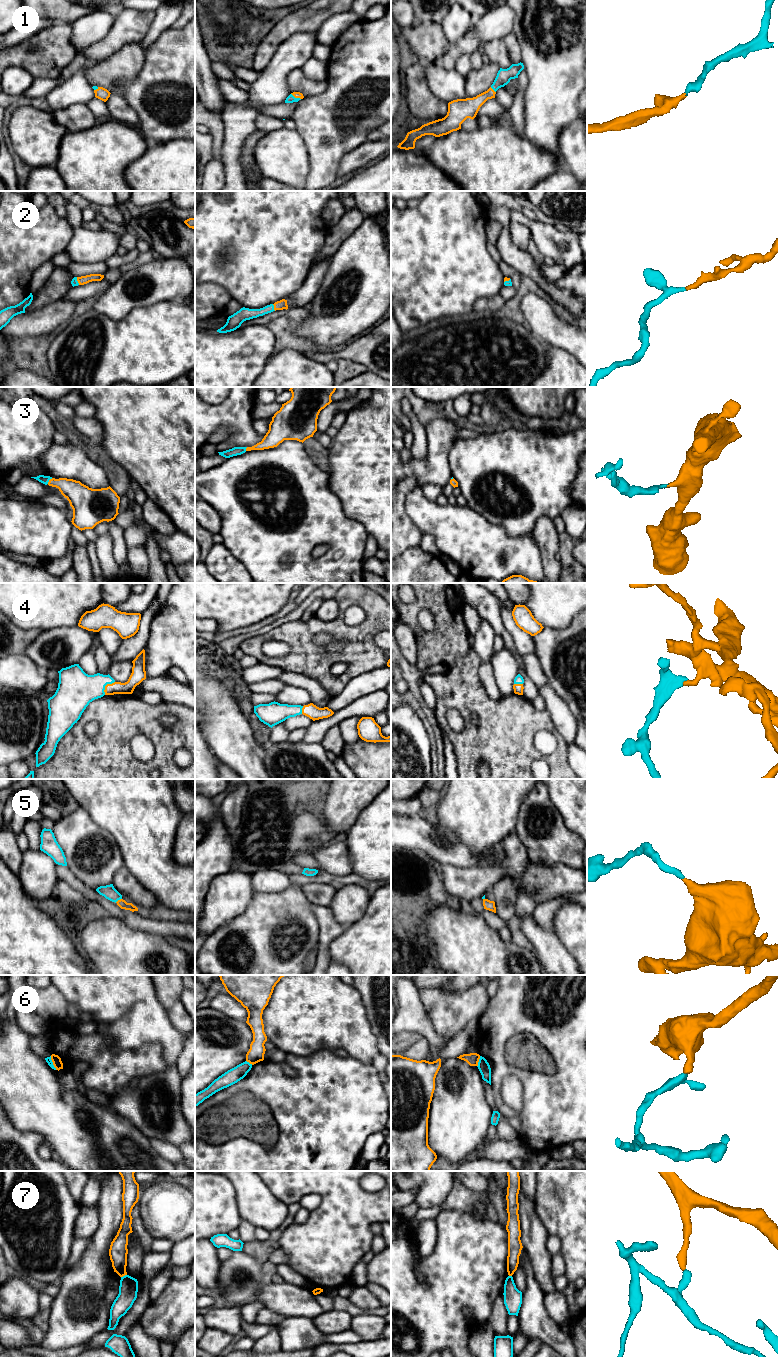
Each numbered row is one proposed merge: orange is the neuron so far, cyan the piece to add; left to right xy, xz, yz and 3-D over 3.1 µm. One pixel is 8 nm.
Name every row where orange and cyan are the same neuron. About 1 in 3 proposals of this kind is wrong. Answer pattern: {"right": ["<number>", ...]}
{"right": ["1", "2", "3", "4", "5"]}

